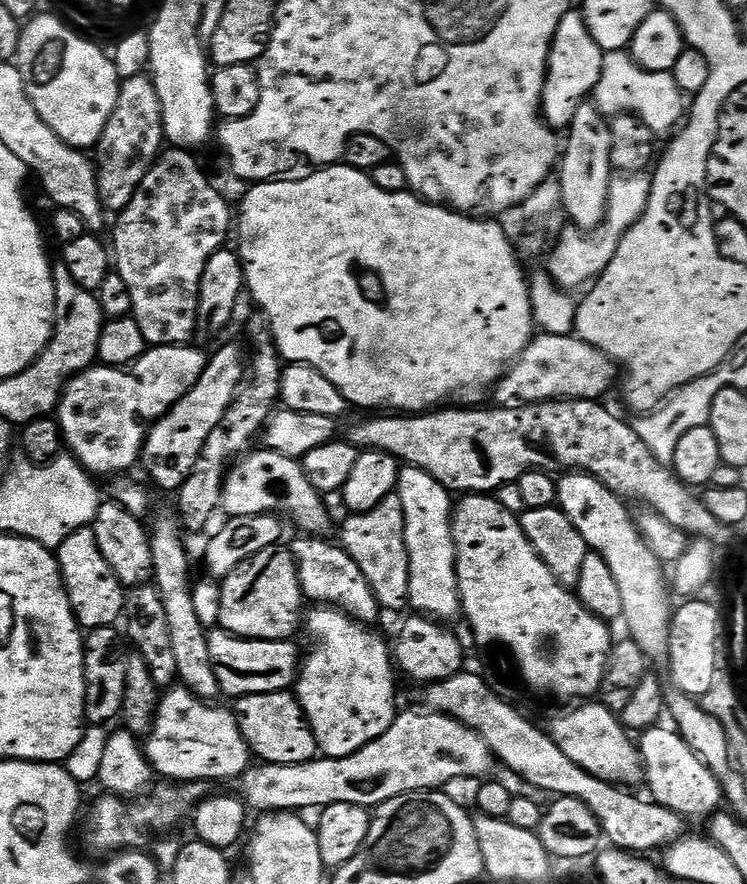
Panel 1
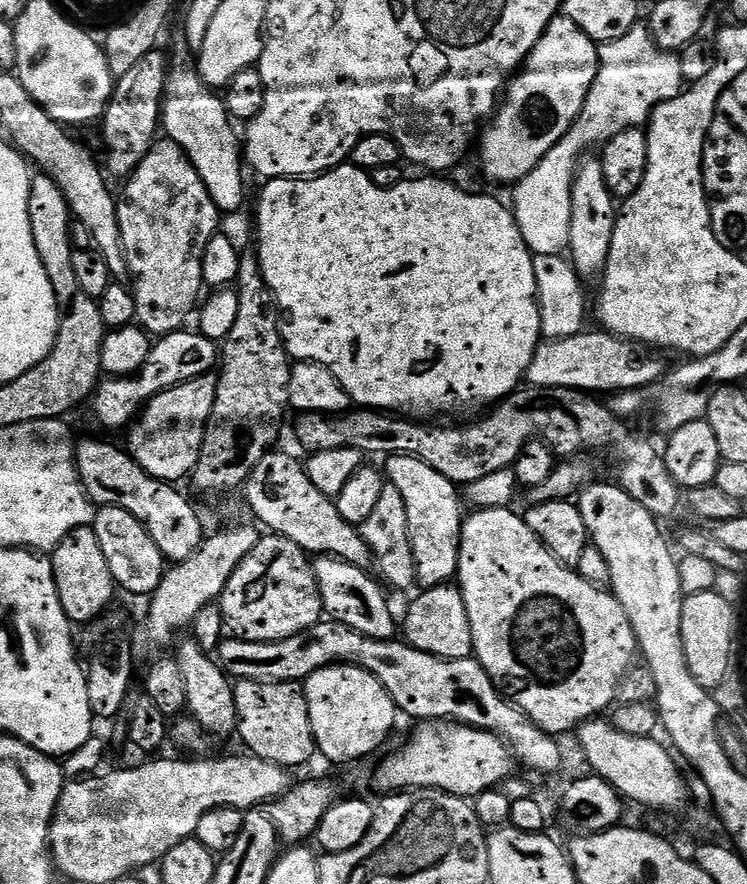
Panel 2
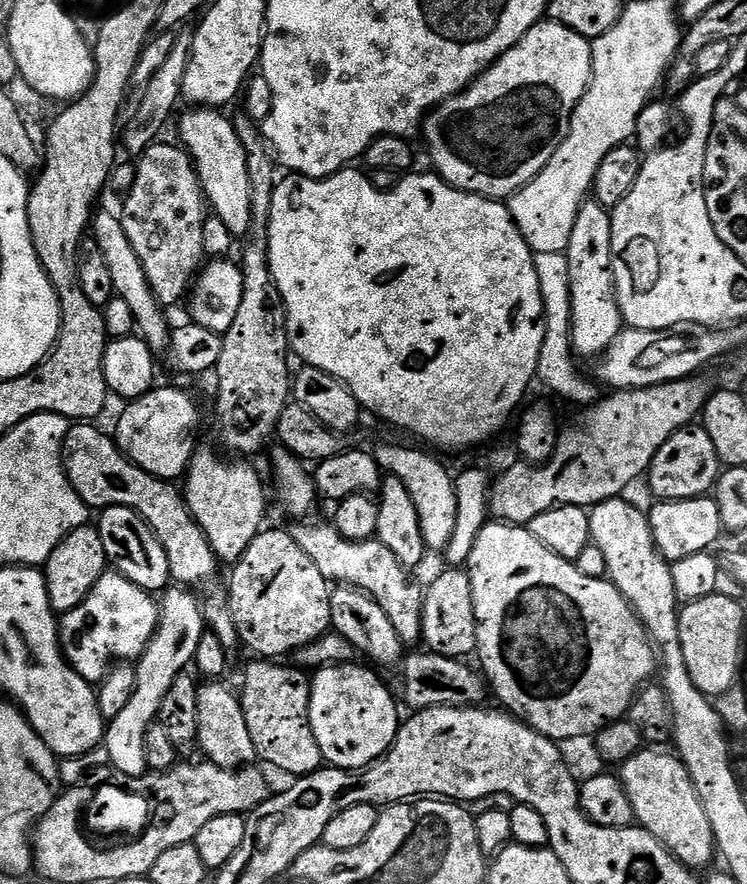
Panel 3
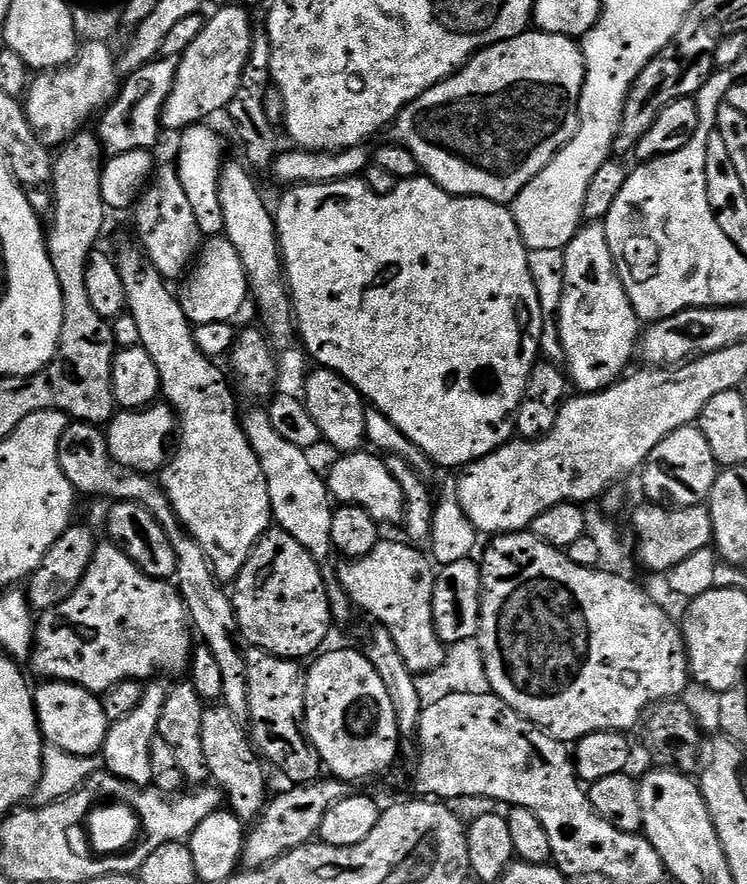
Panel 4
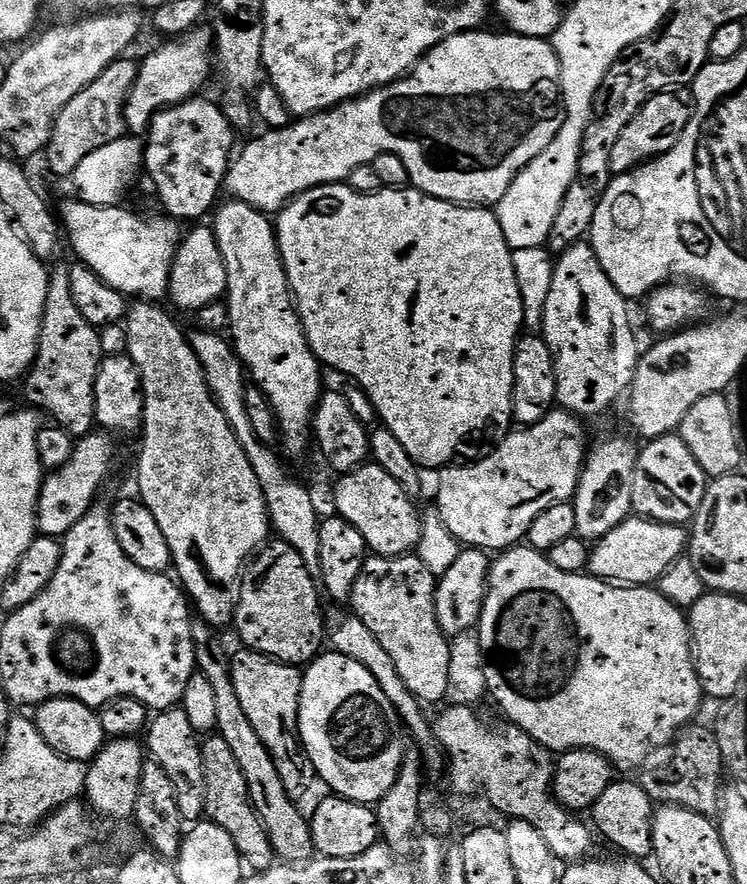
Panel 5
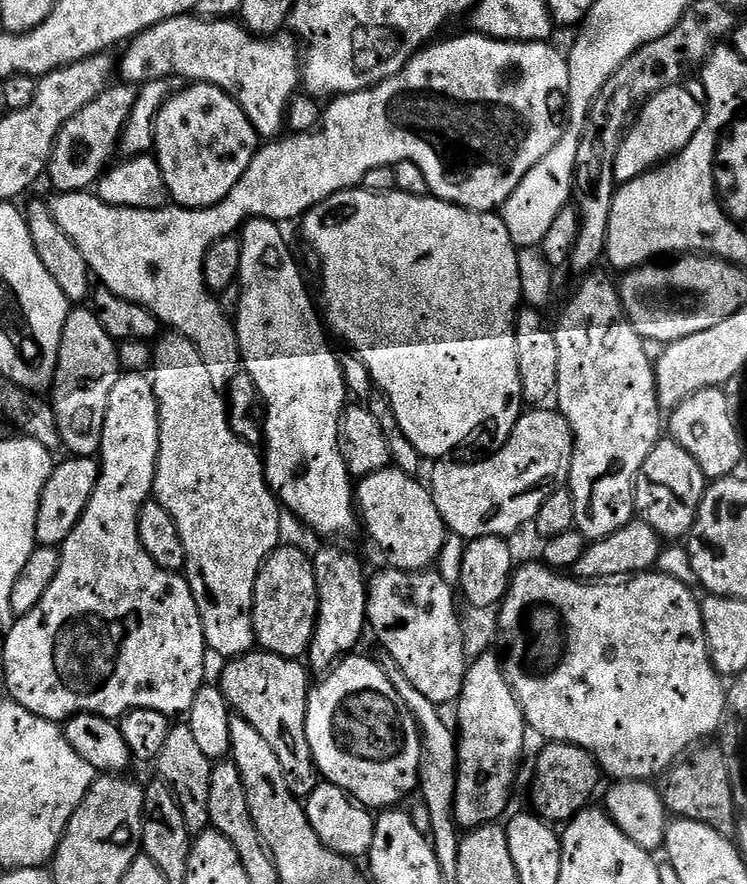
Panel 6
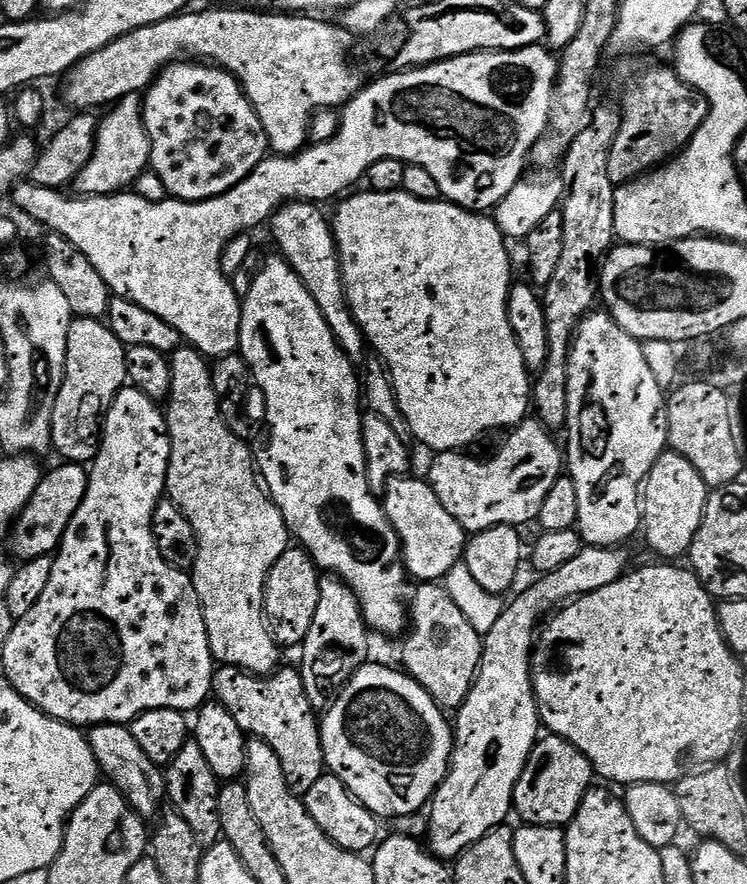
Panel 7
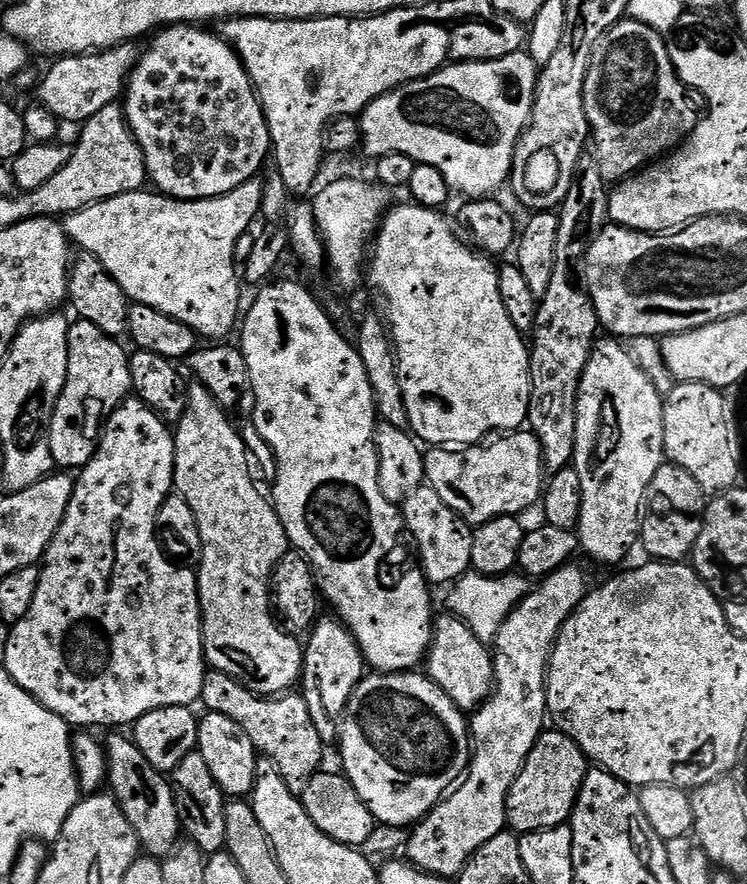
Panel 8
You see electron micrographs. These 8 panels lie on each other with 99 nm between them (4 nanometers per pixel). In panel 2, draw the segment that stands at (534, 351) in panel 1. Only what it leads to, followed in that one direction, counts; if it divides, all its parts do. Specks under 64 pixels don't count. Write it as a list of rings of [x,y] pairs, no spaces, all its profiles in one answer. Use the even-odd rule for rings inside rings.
[[[585,330],[561,340],[544,340],[528,367],[527,383],[533,388],[572,388],[589,394],[620,393],[647,389],[664,379],[666,368],[659,351],[612,335],[603,330]]]

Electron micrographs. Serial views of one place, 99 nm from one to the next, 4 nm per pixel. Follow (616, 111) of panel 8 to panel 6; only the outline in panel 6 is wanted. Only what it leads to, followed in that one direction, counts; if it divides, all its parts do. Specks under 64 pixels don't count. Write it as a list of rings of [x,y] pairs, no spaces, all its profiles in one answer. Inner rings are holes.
[[[684,86],[666,87],[648,97],[617,152],[613,164],[615,183],[621,185],[630,182],[643,172],[649,172],[656,165],[678,155],[702,126],[705,111],[705,105],[701,101],[699,104],[695,94],[687,92]]]

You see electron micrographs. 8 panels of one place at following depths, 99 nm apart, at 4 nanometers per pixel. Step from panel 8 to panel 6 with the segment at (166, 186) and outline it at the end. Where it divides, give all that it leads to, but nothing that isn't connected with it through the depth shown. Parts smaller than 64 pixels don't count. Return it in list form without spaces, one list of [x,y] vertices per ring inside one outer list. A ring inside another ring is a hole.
[[[189,83],[181,92],[173,91],[155,118],[154,157],[160,164],[168,195],[173,205],[181,208],[208,208],[222,202],[249,168],[262,140],[250,118],[234,97],[216,85]]]

